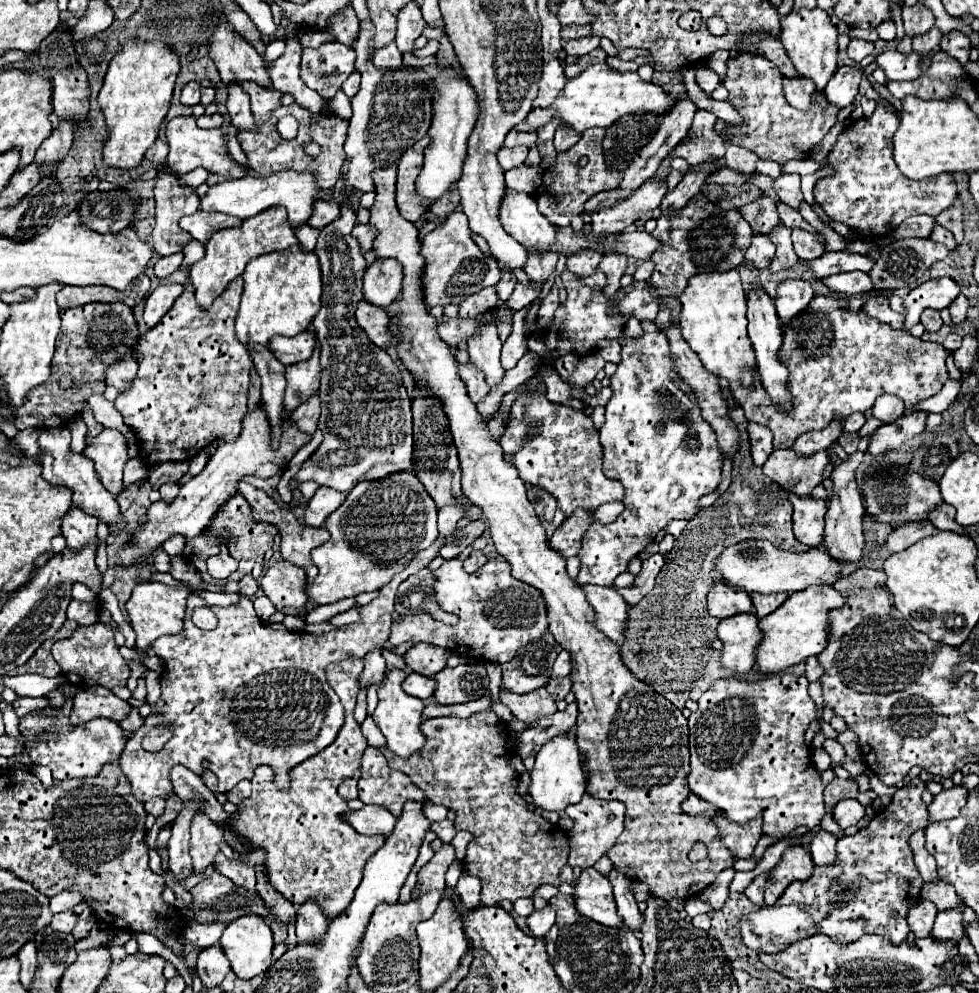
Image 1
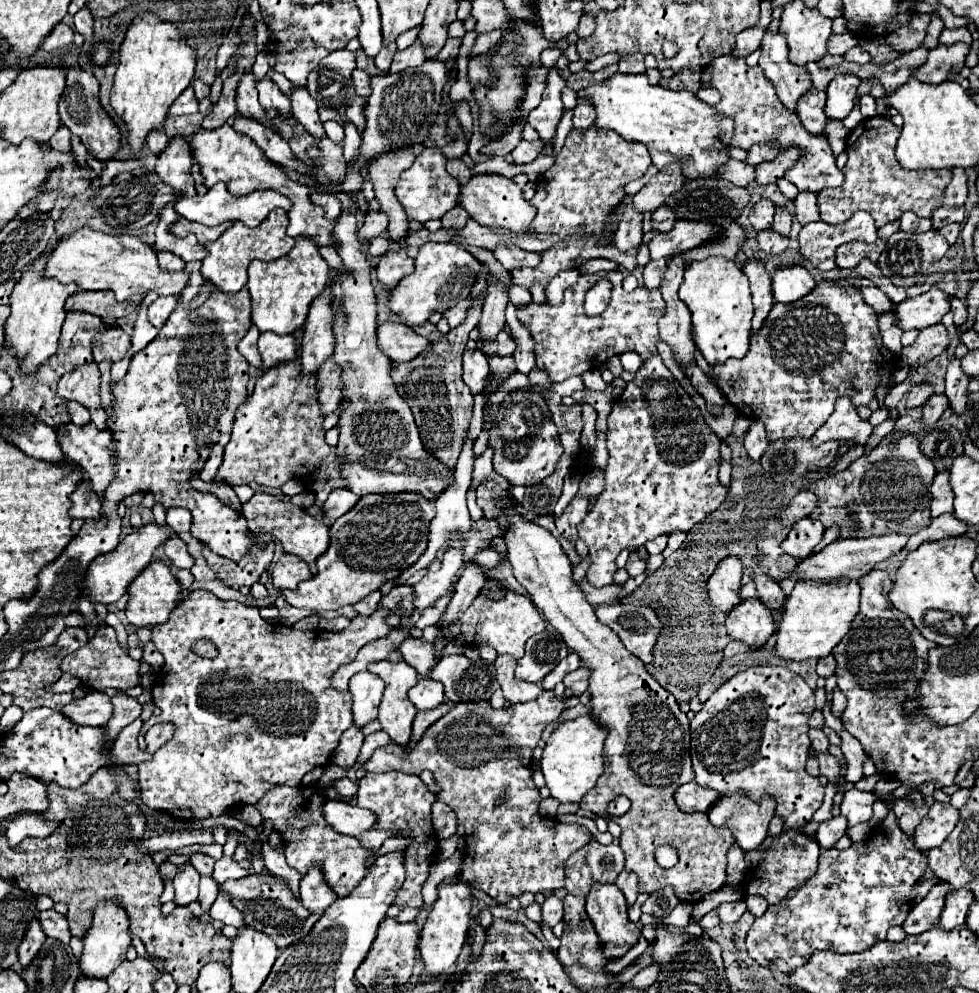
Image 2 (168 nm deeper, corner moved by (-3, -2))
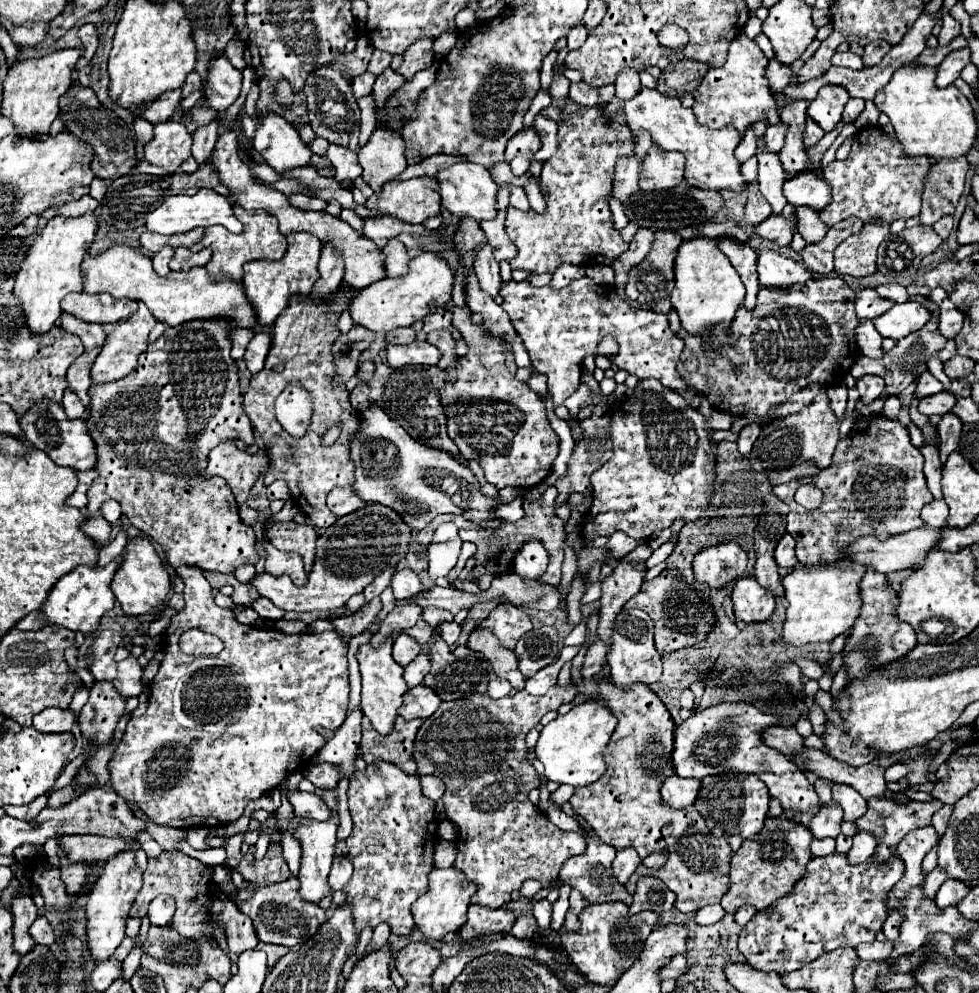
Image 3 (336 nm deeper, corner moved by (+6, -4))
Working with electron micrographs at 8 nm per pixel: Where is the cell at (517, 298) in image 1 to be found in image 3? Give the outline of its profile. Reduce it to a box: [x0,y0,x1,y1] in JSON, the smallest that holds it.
[505,100,633,274]

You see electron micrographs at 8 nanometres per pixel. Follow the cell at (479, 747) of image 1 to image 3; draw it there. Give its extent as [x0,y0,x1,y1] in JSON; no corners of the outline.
[413,684,585,908]

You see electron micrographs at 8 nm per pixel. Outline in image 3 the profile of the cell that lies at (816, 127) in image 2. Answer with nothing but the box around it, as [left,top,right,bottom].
[803,118,823,148]

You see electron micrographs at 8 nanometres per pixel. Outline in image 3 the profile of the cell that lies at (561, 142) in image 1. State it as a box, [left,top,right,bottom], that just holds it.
[569,82,599,106]

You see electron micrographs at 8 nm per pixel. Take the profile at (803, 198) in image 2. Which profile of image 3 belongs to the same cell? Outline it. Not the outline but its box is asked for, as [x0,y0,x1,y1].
[797,208,829,244]

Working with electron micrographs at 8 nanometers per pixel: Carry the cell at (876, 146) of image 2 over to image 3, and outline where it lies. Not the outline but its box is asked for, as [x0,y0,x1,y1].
[819,126,929,226]

